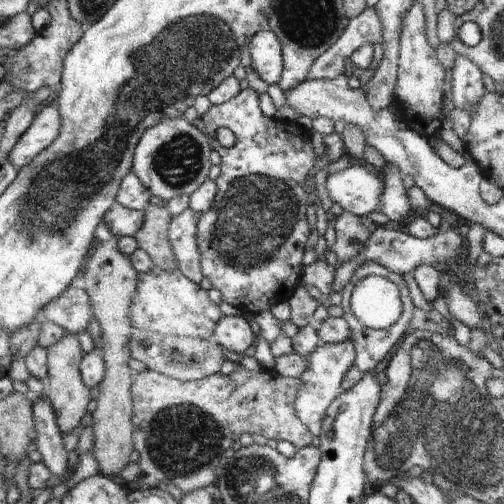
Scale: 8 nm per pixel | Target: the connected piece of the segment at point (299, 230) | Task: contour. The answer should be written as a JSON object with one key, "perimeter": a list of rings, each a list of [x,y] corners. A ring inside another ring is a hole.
{"perimeter":[[[247,87],[226,103],[211,105],[199,116],[215,152],[220,156],[220,173],[214,179],[215,198],[211,208],[200,214],[198,219],[200,274],[219,292],[223,302],[235,306],[244,315],[253,316],[269,310],[277,302],[289,300],[293,290],[300,286],[301,256],[310,232],[305,220],[309,198],[302,184],[315,160],[308,130],[297,122],[264,116],[257,106],[257,97],[258,94]],[[217,128],[231,130],[235,136],[233,146],[223,148],[219,145],[215,139]]]}

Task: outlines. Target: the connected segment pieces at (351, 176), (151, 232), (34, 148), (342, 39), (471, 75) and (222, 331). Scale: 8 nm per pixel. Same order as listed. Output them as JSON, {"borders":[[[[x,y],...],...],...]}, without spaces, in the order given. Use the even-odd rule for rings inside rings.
{"borders":[[[[347,166],[325,178],[325,192],[330,200],[353,216],[366,217],[379,210],[379,196],[384,182],[363,166]]],[[[149,204],[145,210],[143,228],[138,234],[132,236],[137,240],[140,248],[154,260],[154,264],[161,266],[163,270],[175,270],[177,268],[177,256],[169,240],[169,226],[172,215],[167,209],[167,204],[156,206]]],[[[56,104],[44,107],[36,116],[33,126],[15,142],[9,160],[18,169],[31,164],[41,152],[47,150],[61,134],[63,118]]],[[[365,7],[356,17],[347,21],[341,36],[323,54],[315,58],[306,78],[324,80],[337,78],[345,71],[345,59],[363,44],[381,44],[381,22],[371,7]]],[[[454,52],[453,66],[451,66],[451,104],[457,110],[471,112],[475,102],[483,96],[483,74],[469,58]]],[[[243,315],[223,316],[214,328],[214,335],[215,345],[242,356],[256,338]]]]}

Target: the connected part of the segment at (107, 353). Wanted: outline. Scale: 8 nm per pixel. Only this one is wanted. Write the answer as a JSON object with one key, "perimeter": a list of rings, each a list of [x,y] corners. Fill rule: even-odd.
{"perimeter":[[[117,237],[98,242],[81,278],[81,285],[91,297],[95,318],[100,324],[101,335],[105,338],[105,348],[101,353],[107,364],[107,372],[105,380],[99,385],[101,396],[94,402],[91,411],[92,426],[95,430],[95,448],[92,453],[99,462],[102,474],[111,477],[111,480],[114,477],[121,478],[119,471],[131,463],[129,456],[135,450],[132,393],[134,372],[129,368],[129,360],[133,356],[129,340],[134,336],[136,328],[131,324],[129,308],[137,292],[137,278],[140,274],[135,270],[129,256],[125,256],[117,244],[119,244]]]}

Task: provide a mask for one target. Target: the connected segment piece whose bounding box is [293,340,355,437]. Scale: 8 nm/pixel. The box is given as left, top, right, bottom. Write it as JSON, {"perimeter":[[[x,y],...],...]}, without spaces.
{"perimeter":[[[345,340],[345,342],[339,342],[337,344],[320,343],[311,354],[303,355],[303,358],[307,362],[307,368],[297,377],[297,380],[301,384],[299,384],[295,402],[293,402],[293,410],[295,410],[295,416],[297,416],[299,422],[314,437],[319,436],[322,423],[321,419],[326,408],[341,392],[340,382],[343,376],[345,376],[345,372],[353,364],[355,348],[353,348],[353,342],[351,340]]]}

